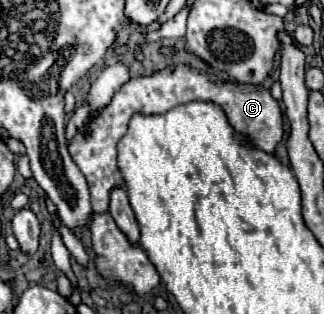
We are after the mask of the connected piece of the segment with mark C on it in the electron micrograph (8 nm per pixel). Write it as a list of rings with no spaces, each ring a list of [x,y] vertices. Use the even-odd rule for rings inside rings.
[[[170,66],[162,72],[156,72],[146,78],[132,78],[126,82],[112,98],[112,102],[98,114],[96,120],[90,122],[90,130],[78,130],[68,152],[80,172],[86,176],[90,186],[90,202],[94,212],[108,212],[110,190],[114,186],[122,186],[122,174],[116,166],[116,142],[126,134],[128,120],[134,112],[142,114],[162,114],[178,104],[186,104],[192,100],[210,100],[224,108],[230,124],[240,134],[248,134],[248,138],[264,152],[274,152],[276,144],[282,140],[282,112],[278,102],[264,88],[240,86],[234,82],[220,80],[216,76],[192,70],[188,66]]]

